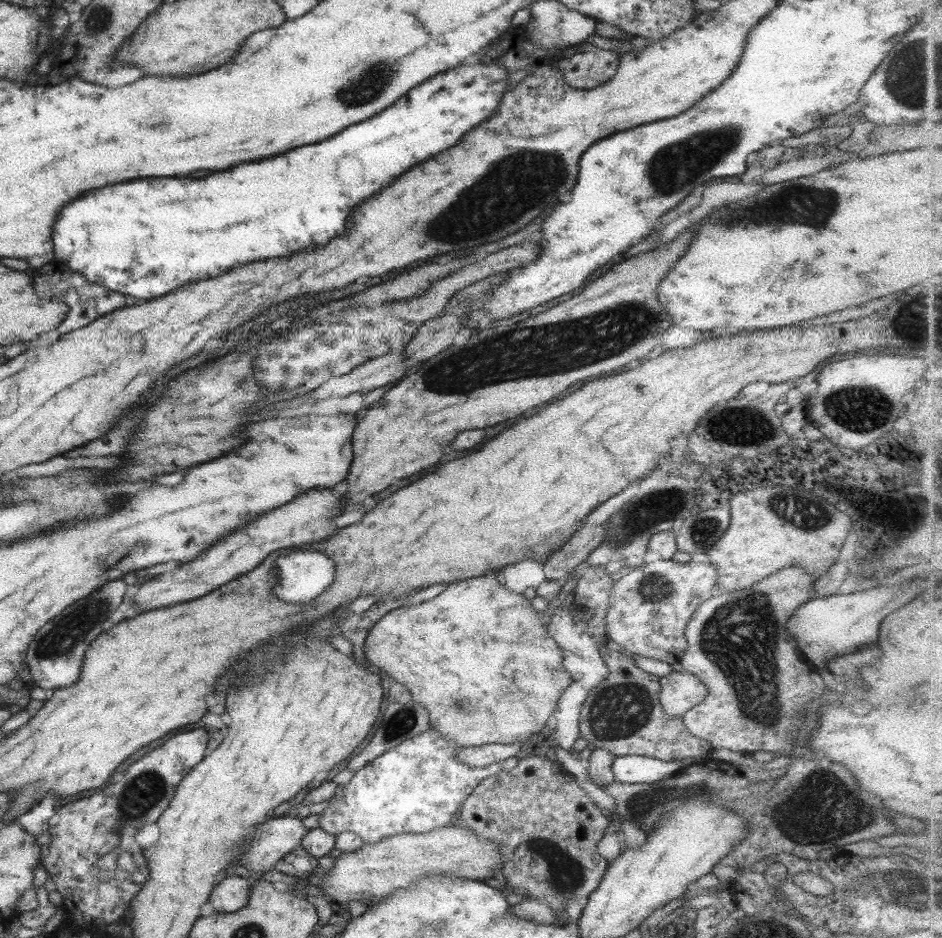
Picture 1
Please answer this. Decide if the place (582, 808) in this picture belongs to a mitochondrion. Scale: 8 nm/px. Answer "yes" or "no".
no

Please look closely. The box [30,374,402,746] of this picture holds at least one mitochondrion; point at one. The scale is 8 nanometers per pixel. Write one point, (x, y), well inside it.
(61, 639)

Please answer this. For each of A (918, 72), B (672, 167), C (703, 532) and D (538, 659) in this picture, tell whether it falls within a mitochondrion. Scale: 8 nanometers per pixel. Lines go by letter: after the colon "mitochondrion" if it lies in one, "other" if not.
A: mitochondrion
B: mitochondrion
C: mitochondrion
D: other

